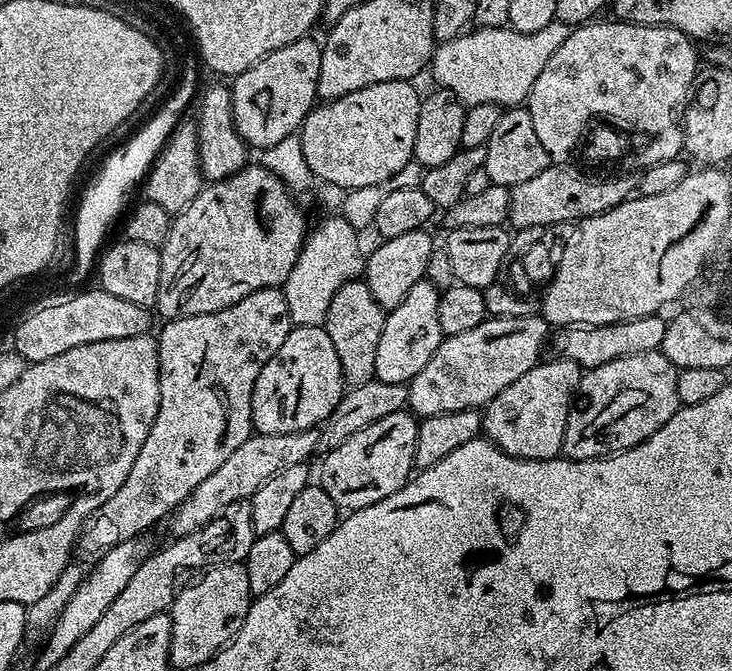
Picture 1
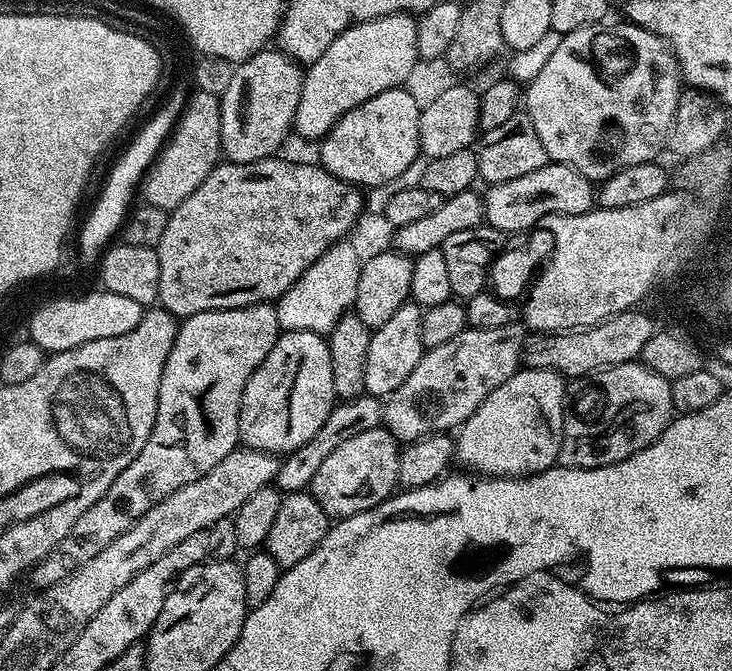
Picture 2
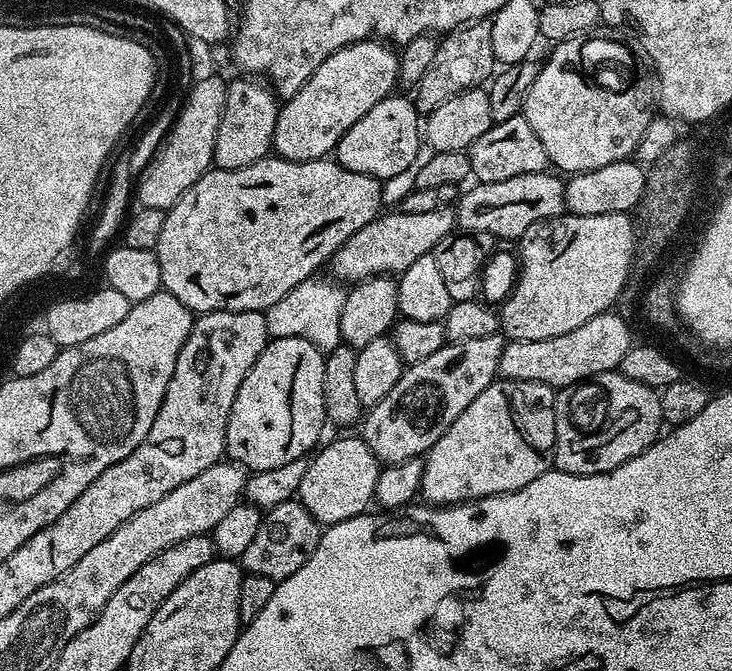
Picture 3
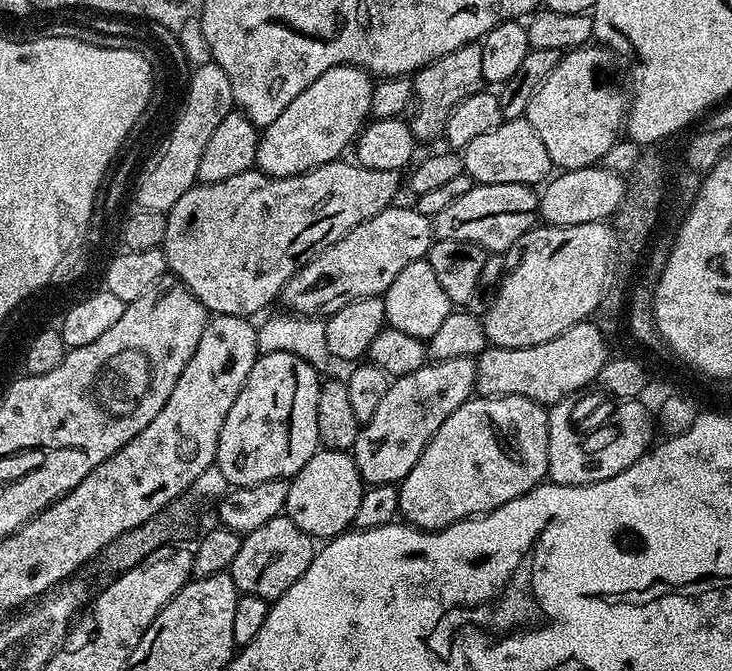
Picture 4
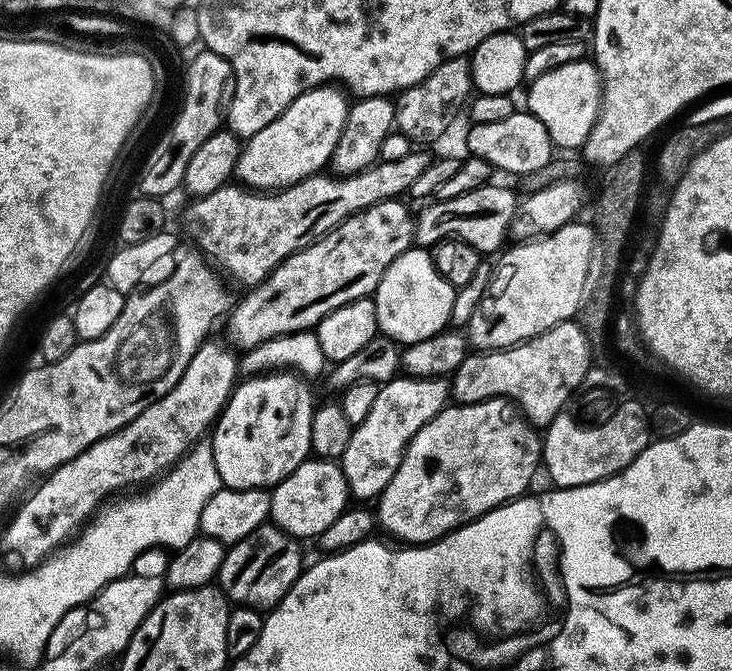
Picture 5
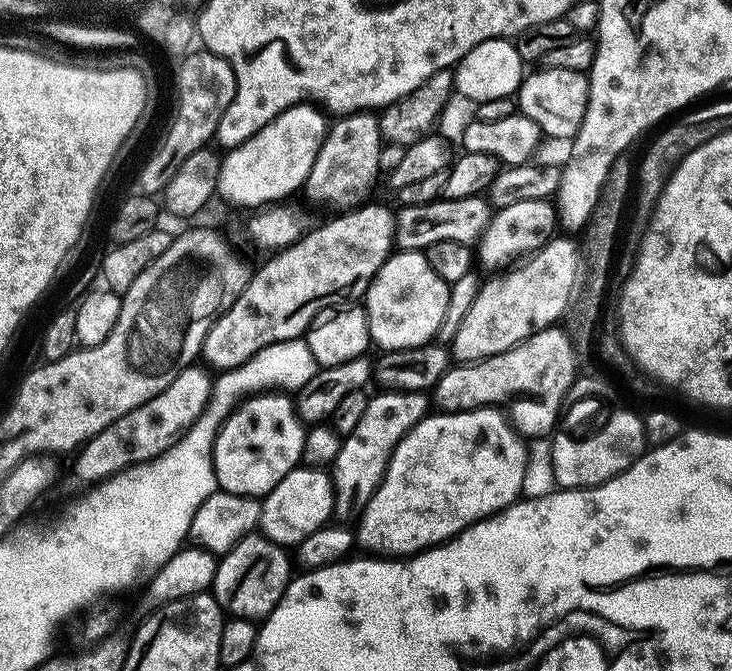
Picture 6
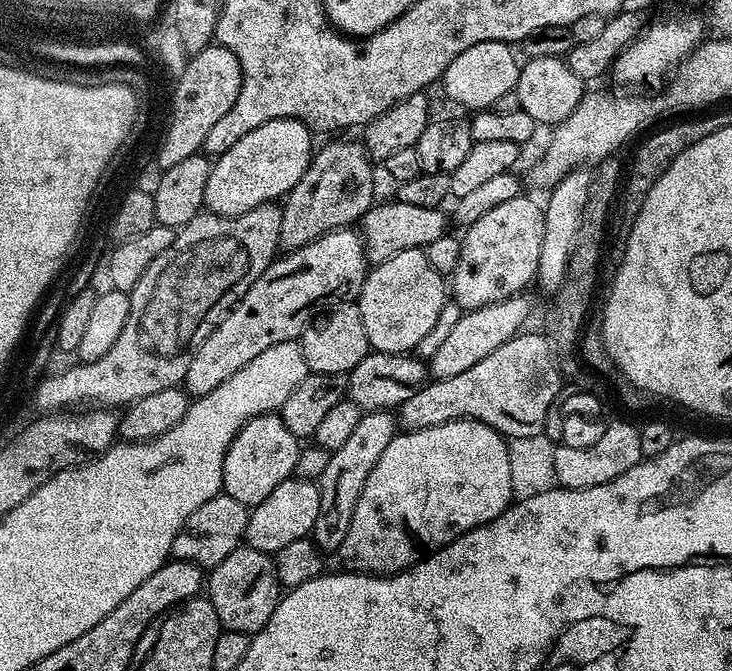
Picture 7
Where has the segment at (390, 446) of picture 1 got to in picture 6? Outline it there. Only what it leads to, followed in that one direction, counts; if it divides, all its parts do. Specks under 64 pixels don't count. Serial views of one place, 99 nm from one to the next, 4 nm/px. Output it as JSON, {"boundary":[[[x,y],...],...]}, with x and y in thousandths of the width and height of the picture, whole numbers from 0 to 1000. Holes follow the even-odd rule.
{"boundary":[[[406,694],[359,741],[355,754],[354,791],[384,814],[403,814],[413,802],[423,802],[429,790],[444,785],[455,773],[456,730],[454,711],[444,699]]]}

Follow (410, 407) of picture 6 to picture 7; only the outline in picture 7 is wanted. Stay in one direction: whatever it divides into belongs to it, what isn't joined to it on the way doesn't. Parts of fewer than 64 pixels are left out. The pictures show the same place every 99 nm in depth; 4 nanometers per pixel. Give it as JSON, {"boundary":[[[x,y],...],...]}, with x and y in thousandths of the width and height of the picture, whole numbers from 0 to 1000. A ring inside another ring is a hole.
{"boundary":[[[534,613],[497,614],[489,635],[478,647],[478,653],[462,671],[454,675],[445,706],[436,712],[437,753],[434,772],[429,778],[423,799],[444,826],[463,824],[467,808],[473,802],[473,790],[478,790],[478,772],[484,772],[484,754],[495,736],[495,724],[500,724],[500,712],[505,712],[505,700],[522,683],[522,671],[533,665],[533,659],[544,647],[544,626]]]}

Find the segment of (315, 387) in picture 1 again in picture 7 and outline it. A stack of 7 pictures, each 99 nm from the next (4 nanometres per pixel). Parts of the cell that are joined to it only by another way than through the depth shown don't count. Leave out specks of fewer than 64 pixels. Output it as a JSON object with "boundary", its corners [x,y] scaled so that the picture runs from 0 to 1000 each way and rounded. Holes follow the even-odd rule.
{"boundary":[[[359,614],[357,620],[342,623],[329,635],[320,659],[311,666],[303,700],[305,738],[325,742],[325,748],[340,754],[358,750],[369,742],[374,724],[403,705],[411,666],[411,657],[377,614]]]}

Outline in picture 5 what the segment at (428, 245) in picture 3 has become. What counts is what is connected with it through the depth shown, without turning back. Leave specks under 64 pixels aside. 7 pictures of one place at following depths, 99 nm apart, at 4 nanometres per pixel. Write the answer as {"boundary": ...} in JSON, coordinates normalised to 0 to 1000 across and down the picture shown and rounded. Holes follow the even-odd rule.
{"boundary":[[[546,295],[523,298],[500,313],[484,317],[454,346],[445,347],[437,358],[430,358],[422,370],[403,376],[400,382],[388,387],[359,422],[335,434],[339,437],[329,444],[328,455],[324,459],[321,455],[310,472],[311,486],[317,492],[316,511],[324,520],[337,522],[369,504],[426,492],[440,474],[445,474],[445,468],[462,462],[462,456],[473,456],[473,450],[507,443],[516,420],[522,420],[533,390],[538,390],[544,379],[568,364],[568,322],[551,304],[552,301]]]}

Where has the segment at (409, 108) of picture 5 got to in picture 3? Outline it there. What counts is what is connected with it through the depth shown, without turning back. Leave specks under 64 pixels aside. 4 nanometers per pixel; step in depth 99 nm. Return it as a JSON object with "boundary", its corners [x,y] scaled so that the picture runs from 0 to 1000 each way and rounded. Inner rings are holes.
{"boundary":[[[665,28],[648,30],[643,36],[619,42],[600,61],[598,80],[593,80],[590,97],[582,103],[582,110],[577,110],[574,124],[566,134],[570,167],[592,167],[594,161],[604,158],[604,152],[609,152],[609,146],[620,146],[620,140],[665,127],[673,118],[680,91],[675,80],[673,58],[669,57],[671,45],[671,34]]]}

